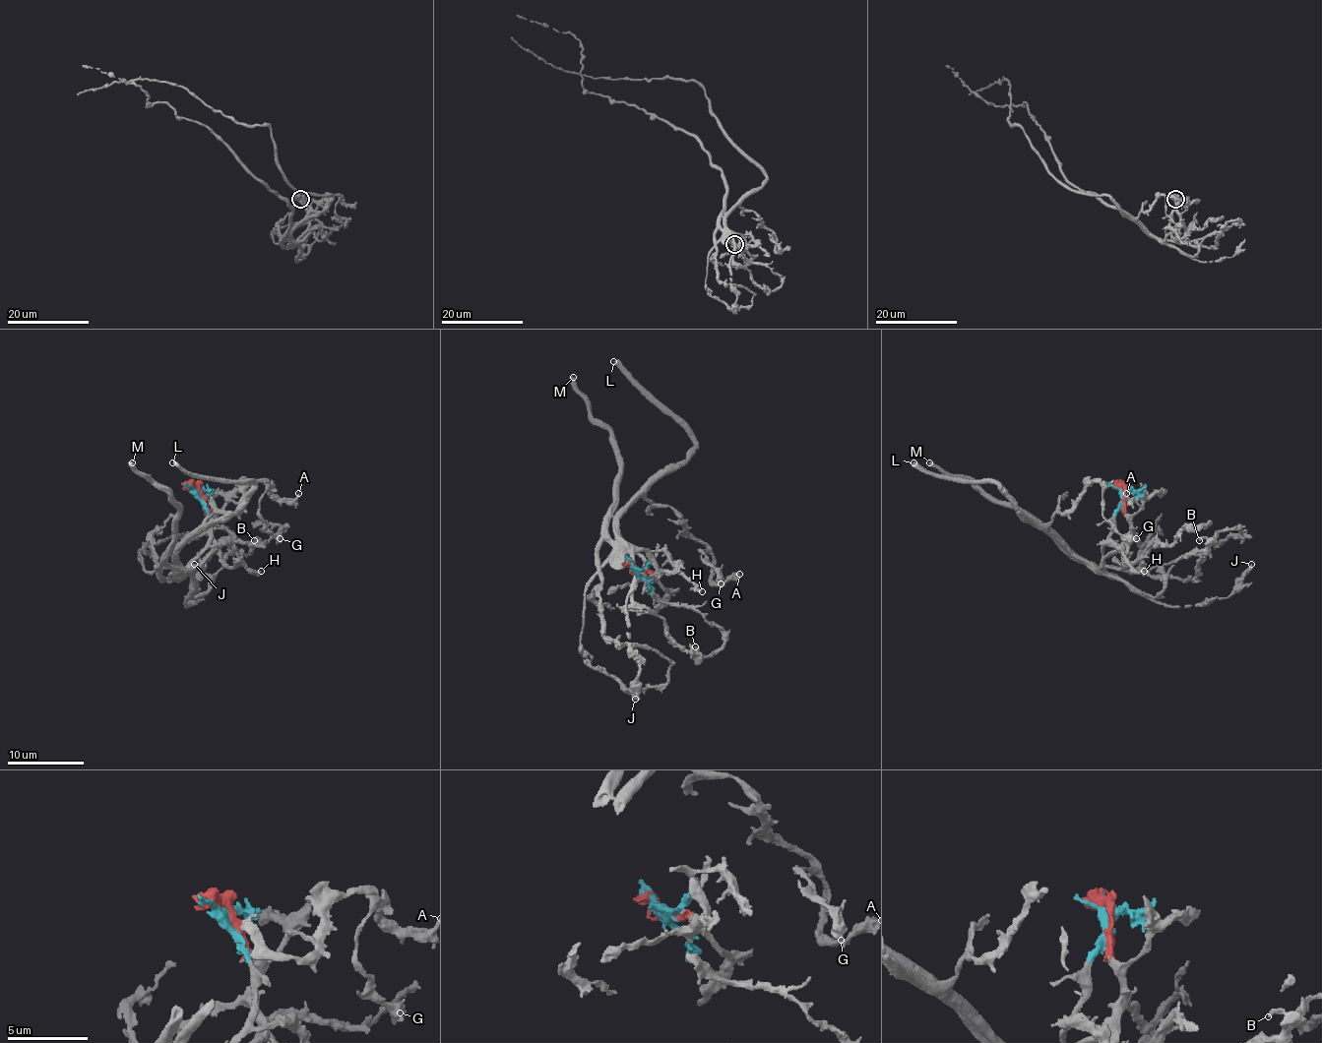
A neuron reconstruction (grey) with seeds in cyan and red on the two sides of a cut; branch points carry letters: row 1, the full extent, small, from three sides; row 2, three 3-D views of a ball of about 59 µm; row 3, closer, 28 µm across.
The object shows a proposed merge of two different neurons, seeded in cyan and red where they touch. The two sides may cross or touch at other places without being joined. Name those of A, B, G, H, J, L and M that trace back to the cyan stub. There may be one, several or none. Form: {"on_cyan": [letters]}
{"on_cyan": ["H", "M"]}

